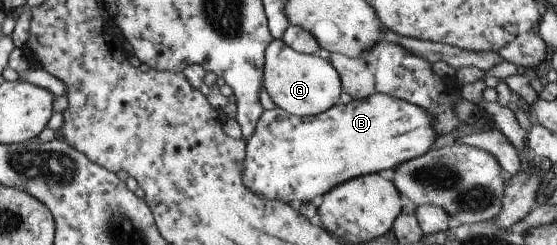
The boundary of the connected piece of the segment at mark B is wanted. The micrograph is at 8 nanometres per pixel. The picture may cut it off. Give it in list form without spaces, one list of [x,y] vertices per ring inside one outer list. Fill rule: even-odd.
[[[376,92],[348,104],[337,104],[319,115],[299,117],[275,107],[264,111],[257,122],[255,133],[246,141],[247,155],[243,163],[243,185],[253,193],[267,199],[279,199],[285,203],[309,203],[318,200],[336,185],[365,174],[375,174],[385,169],[411,161],[433,150],[439,135],[433,129],[433,117],[421,107],[387,93]]]

